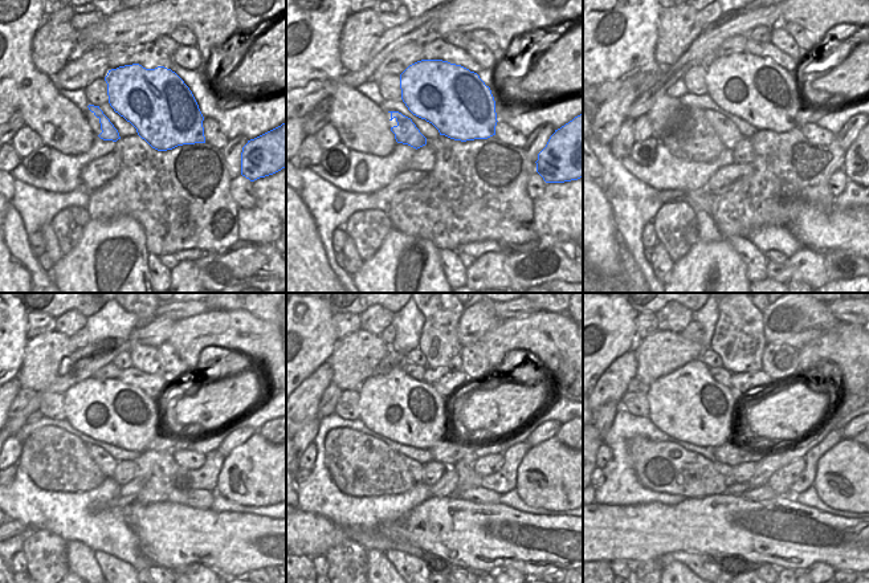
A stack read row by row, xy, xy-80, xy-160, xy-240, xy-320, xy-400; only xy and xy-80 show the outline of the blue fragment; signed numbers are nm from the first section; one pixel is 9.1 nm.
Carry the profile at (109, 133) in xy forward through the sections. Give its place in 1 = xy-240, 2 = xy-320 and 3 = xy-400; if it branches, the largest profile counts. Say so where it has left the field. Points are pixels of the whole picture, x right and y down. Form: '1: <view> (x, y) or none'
1: xy-240 (122, 415)
2: xy-320 (411, 412)
3: xy-400 (688, 404)

